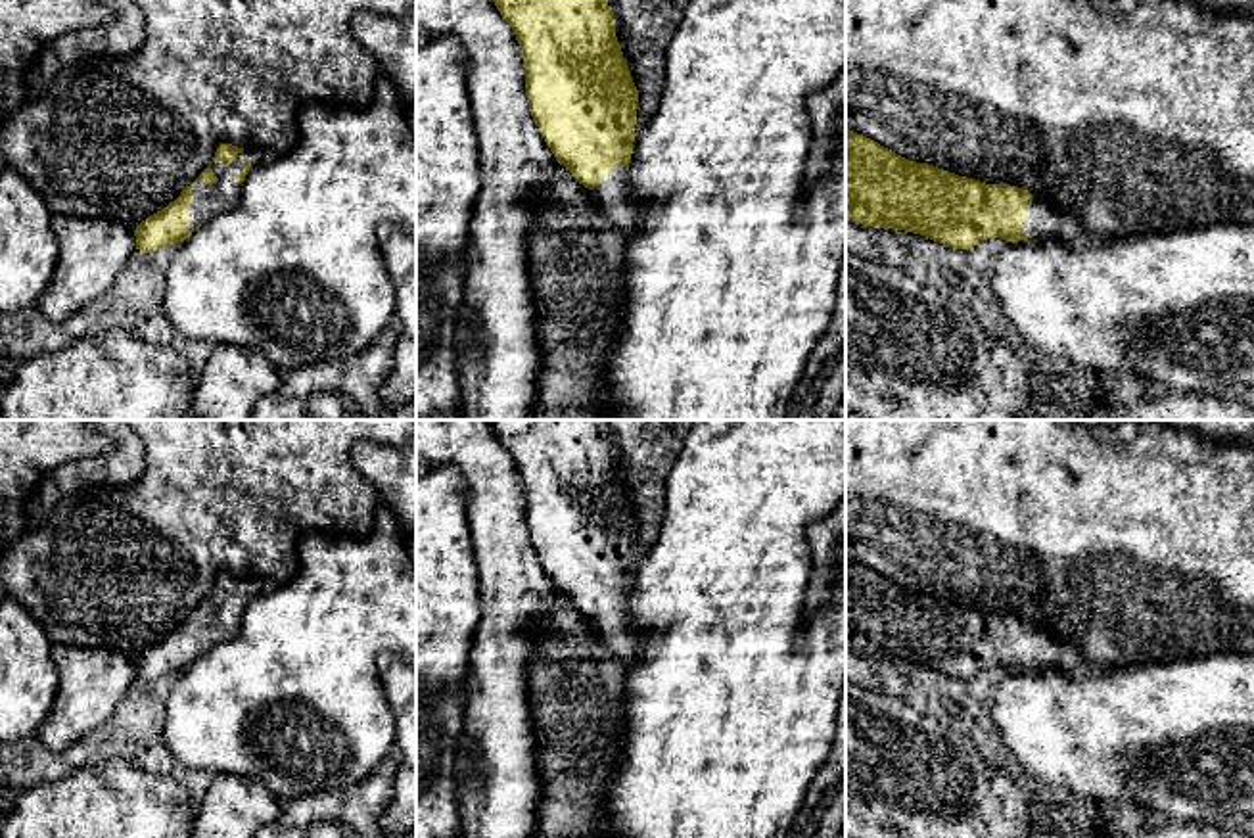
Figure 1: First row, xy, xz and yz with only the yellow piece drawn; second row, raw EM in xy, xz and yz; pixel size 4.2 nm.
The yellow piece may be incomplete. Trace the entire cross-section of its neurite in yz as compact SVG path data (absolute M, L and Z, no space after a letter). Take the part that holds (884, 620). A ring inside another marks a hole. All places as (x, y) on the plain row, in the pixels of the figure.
M846 558L846 648L874 658L905 660L953 679L986 667L1062 669L1083 665L1080 650L1028 619L909 591Z

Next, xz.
M489 420L523 483L525 525L541 566L571 606L589 617L608 650L625 665L639 658L640 637L627 614L639 520L615 466L604 420Z

